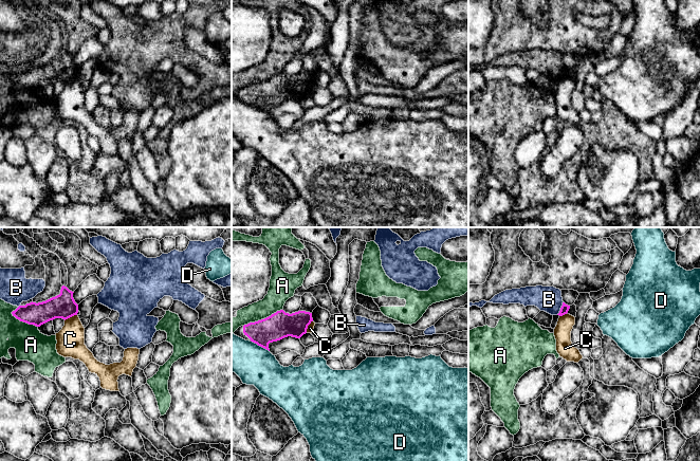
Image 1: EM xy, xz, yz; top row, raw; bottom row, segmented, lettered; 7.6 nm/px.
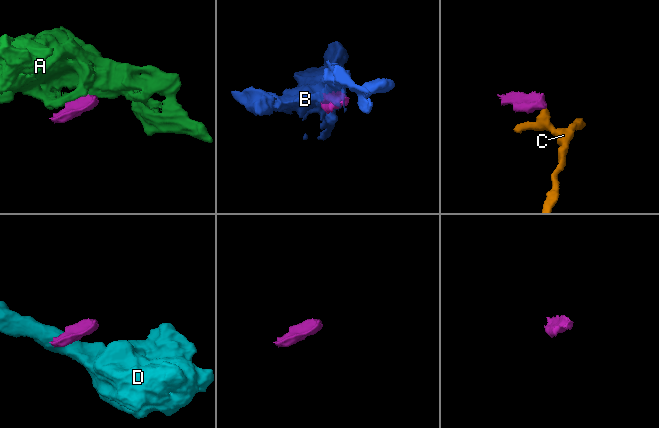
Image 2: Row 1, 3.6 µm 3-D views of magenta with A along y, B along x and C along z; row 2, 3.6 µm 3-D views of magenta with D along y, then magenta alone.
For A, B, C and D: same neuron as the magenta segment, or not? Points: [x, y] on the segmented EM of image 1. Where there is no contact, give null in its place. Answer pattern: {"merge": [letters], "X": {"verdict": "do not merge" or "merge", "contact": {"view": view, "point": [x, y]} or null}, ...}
{"merge": ["B"], "A": {"verdict": "do not merge", "contact": {"view": "xz", "point": [262, 319]}}, "B": {"verdict": "merge", "contact": {"view": "yz", "point": [560, 308]}}, "C": {"verdict": "do not merge", "contact": {"view": "xy", "point": [70, 316]}}, "D": {"verdict": "do not merge", "contact": {"view": "xz", "point": [260, 346]}}}

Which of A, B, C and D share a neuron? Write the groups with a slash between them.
A / B / C / D

